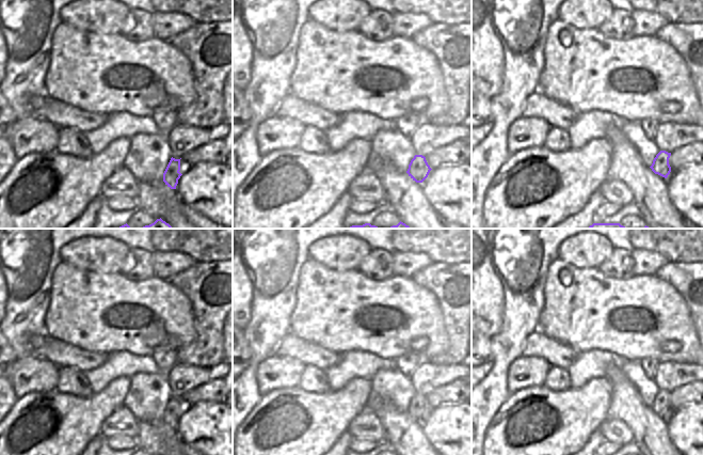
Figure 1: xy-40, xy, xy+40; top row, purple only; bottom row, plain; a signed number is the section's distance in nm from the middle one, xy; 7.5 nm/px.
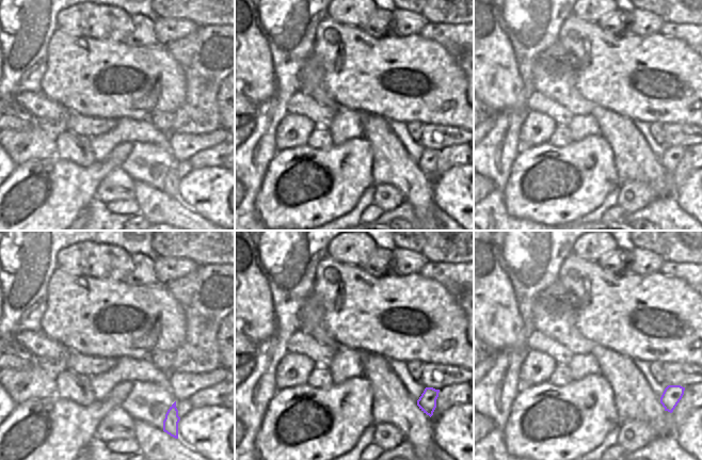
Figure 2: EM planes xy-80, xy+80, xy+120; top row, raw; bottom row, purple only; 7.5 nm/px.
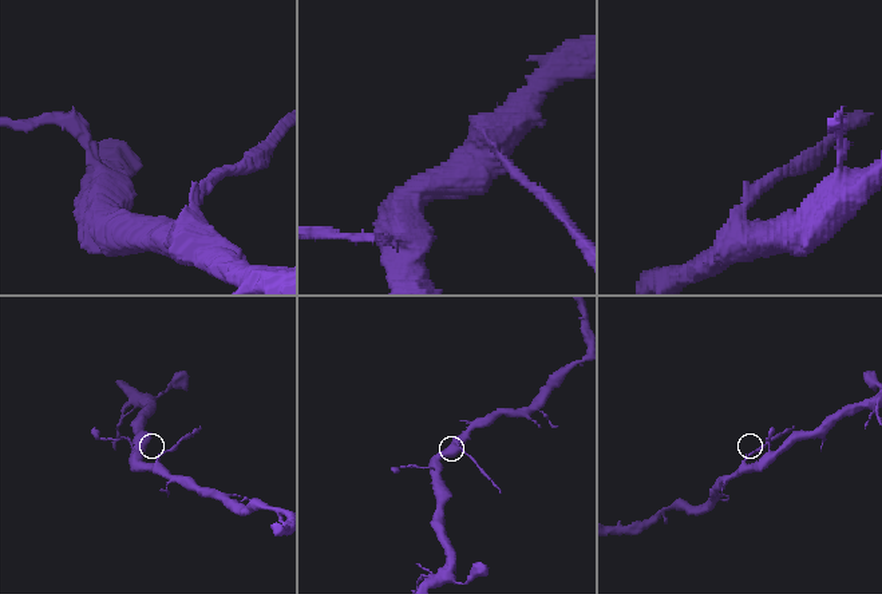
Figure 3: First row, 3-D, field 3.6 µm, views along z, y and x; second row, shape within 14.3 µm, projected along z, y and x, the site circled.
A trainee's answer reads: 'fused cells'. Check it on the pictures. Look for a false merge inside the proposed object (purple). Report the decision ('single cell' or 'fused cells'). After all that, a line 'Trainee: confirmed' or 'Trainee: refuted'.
fused cells
Trainee: confirmed

